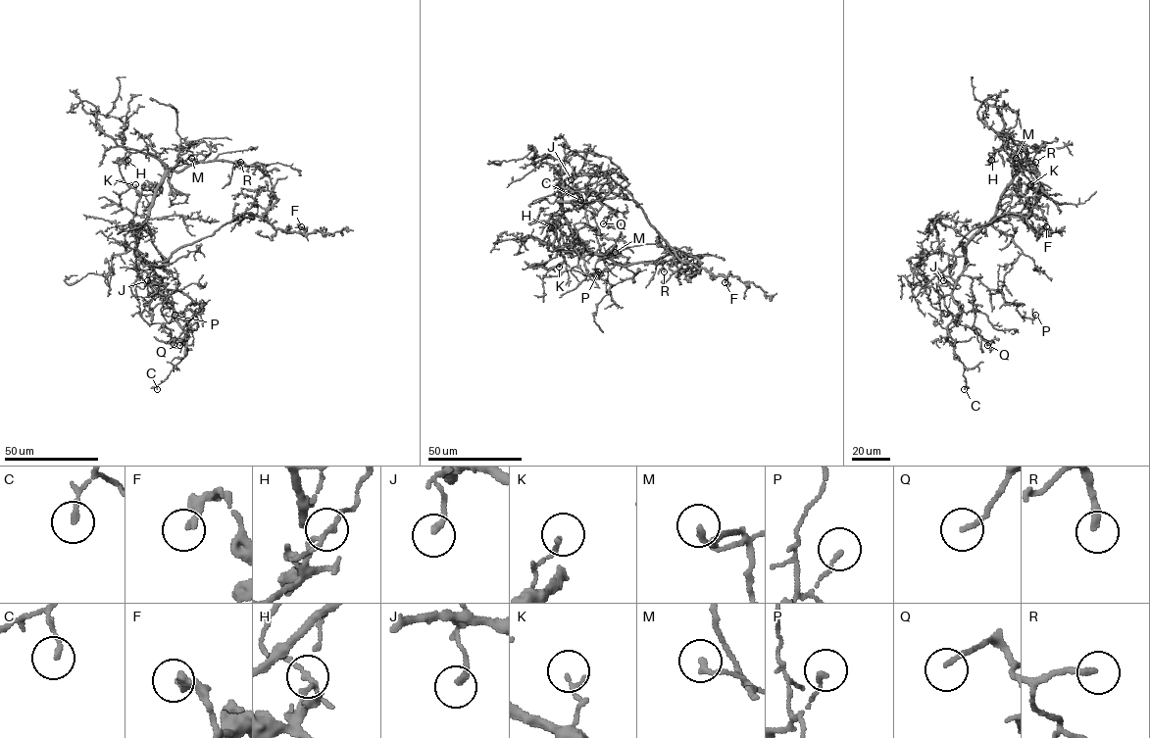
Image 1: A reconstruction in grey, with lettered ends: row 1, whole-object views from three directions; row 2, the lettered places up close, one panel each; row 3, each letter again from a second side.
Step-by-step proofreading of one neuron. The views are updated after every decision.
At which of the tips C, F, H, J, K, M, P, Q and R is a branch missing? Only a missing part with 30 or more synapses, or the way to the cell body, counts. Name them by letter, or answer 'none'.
R

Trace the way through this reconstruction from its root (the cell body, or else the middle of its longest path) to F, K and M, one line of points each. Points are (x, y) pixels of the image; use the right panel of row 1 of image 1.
F: (966, 257), (966, 263), (960, 243), (963, 237), (998, 216), (1020, 214), (1033, 230), (1040, 233), (1046, 226)
K: (966, 257), (967, 242), (985, 225), (1003, 216), (1030, 184)
M: (966, 257), (966, 244), (989, 221), (1001, 193), (1022, 168), (1016, 158)

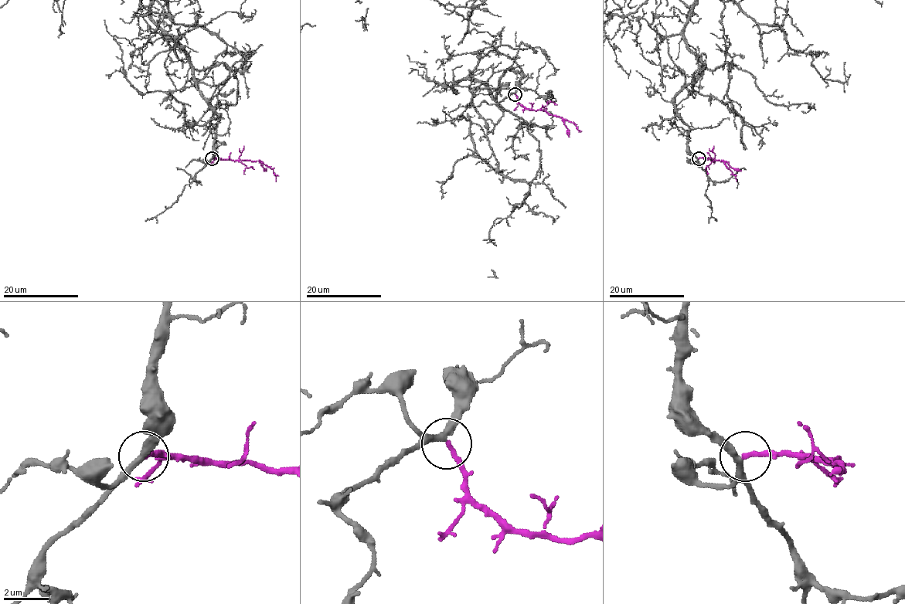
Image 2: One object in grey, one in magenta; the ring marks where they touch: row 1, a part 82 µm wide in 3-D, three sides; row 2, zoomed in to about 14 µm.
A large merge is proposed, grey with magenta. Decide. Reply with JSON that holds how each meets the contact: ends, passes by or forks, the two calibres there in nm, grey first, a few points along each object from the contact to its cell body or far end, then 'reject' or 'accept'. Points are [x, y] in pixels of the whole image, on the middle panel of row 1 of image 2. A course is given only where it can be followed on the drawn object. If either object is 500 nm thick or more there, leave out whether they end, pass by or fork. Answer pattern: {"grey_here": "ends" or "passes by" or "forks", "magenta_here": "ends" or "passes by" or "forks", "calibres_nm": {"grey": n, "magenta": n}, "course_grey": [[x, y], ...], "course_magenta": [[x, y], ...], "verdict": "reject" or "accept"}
{"grey_here": "passes by", "magenta_here": "ends", "calibres_nm": {"grey": 280, "magenta": 200}, "course_magenta": [[515, 94], [518, 101], [527, 108], [543, 110], [562, 117], [576, 126], [579, 132]], "verdict": "accept"}

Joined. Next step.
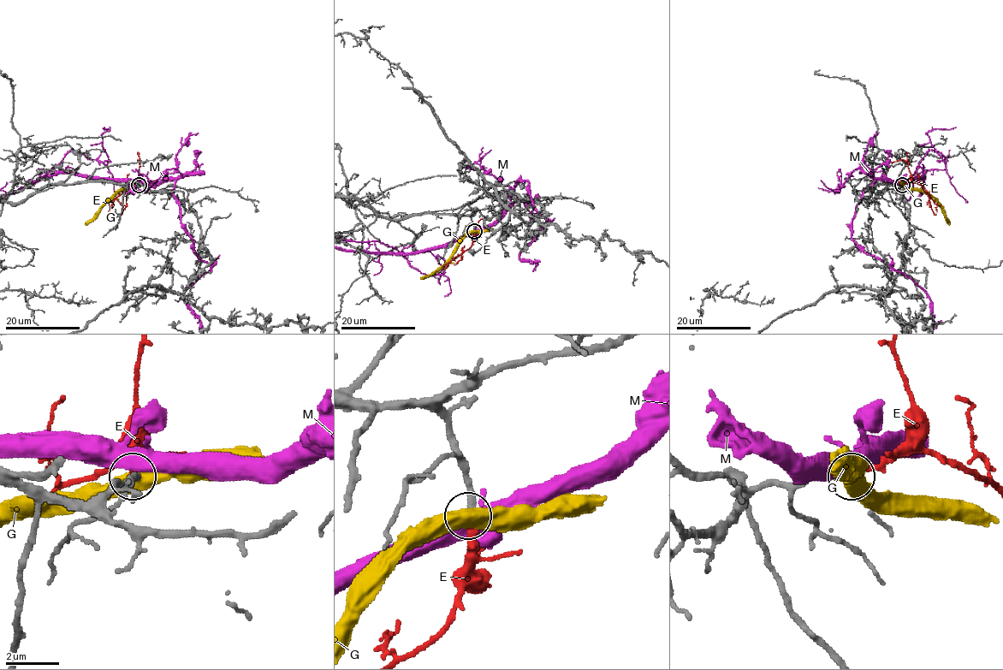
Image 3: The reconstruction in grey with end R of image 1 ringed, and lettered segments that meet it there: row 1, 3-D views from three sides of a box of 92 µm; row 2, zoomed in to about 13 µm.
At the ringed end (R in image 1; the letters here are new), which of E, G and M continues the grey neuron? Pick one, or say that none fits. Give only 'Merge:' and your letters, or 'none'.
Merge: E

